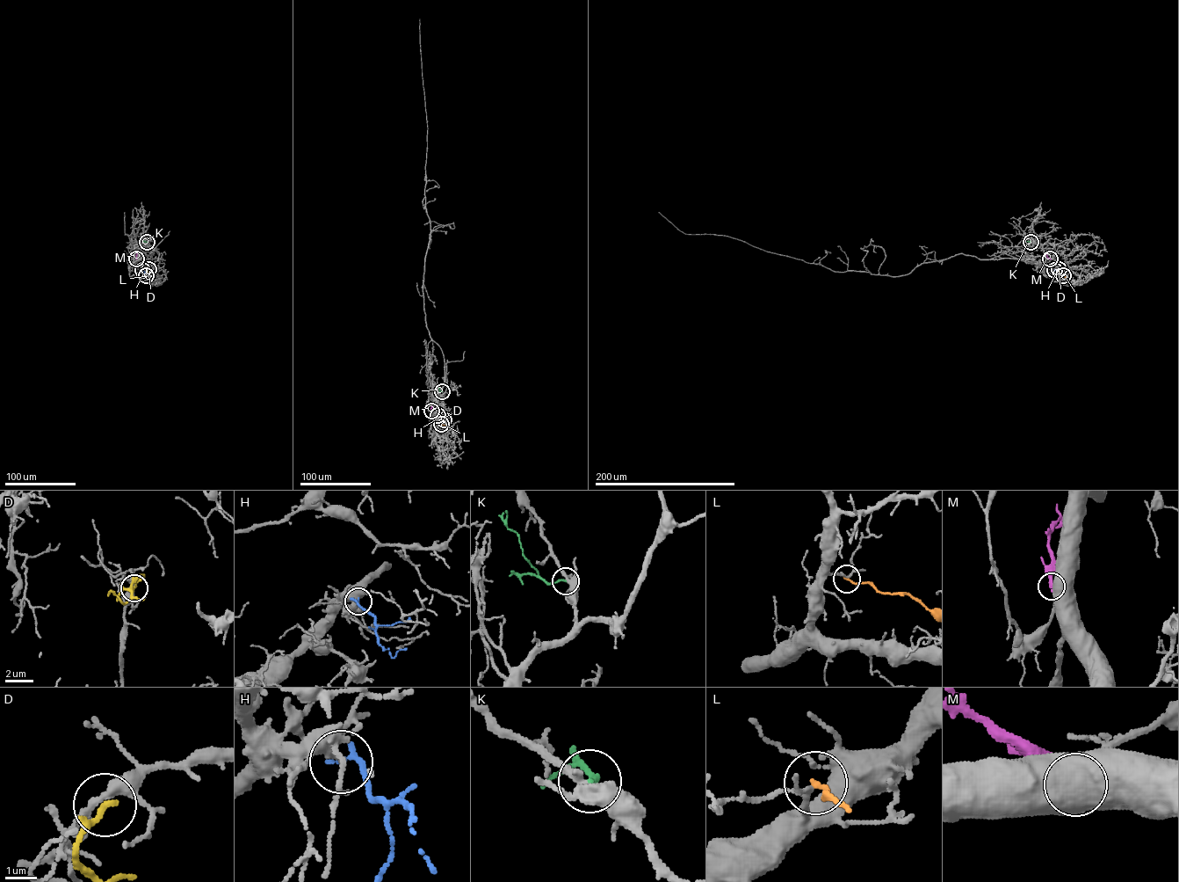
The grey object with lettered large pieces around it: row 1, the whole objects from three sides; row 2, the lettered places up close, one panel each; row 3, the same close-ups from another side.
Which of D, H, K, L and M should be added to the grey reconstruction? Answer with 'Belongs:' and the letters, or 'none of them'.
Belongs: none of them

